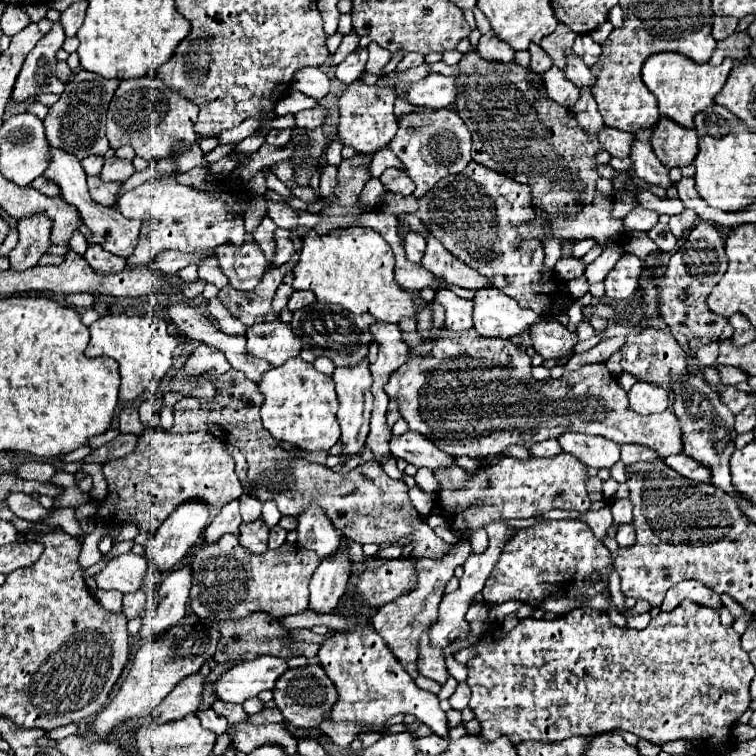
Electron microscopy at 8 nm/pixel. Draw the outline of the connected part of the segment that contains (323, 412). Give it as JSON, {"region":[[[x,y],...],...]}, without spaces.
{"region":[[[294,357],[280,367],[270,367],[260,379],[260,393],[264,397],[260,407],[262,423],[274,439],[308,451],[328,451],[340,439],[340,425],[336,419],[338,399],[334,393],[334,383],[328,375],[316,371],[313,364]]]}

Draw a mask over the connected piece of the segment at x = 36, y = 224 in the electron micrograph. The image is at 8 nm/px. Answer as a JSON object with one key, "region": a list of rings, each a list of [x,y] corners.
{"region":[[[32,213],[18,221],[20,241],[10,253],[12,269],[28,269],[40,261],[50,247],[52,219],[46,213]]]}

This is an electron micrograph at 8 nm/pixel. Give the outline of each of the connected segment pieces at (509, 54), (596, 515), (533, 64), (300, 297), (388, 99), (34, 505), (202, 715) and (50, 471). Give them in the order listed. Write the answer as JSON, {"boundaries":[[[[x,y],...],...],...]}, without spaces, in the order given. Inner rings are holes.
{"boundaries":[[[[488,31],[486,35],[482,35],[476,49],[480,51],[480,55],[484,59],[506,61],[506,63],[514,61],[514,49],[508,47],[508,43],[504,43],[502,39],[498,39],[498,35],[494,31]]],[[[606,503],[600,511],[588,511],[588,513],[584,515],[584,521],[590,525],[590,529],[592,529],[592,533],[594,533],[594,537],[596,537],[598,541],[604,541],[608,527],[614,523],[608,503]]],[[[532,43],[528,51],[530,51],[530,55],[532,55],[532,59],[530,59],[530,69],[532,69],[534,73],[544,73],[546,69],[552,67],[552,59],[548,57],[548,53],[546,53],[540,45]]],[[[294,291],[290,301],[288,301],[288,309],[296,311],[296,309],[300,309],[304,305],[314,303],[314,301],[316,301],[316,295],[312,295],[312,291]]],[[[356,81],[346,87],[340,97],[340,119],[336,125],[336,135],[346,147],[354,147],[360,155],[372,155],[374,151],[386,147],[396,135],[396,115],[394,115],[396,93],[392,87],[368,87],[362,81]]],[[[12,493],[12,495],[8,495],[6,497],[6,505],[8,505],[8,509],[14,515],[18,515],[18,517],[30,521],[30,523],[42,521],[42,519],[46,519],[54,511],[54,509],[42,507],[38,503],[38,499],[34,499],[32,495],[24,495],[24,493]]],[[[204,709],[204,711],[198,711],[196,715],[198,715],[202,727],[214,731],[216,735],[220,735],[220,733],[224,733],[228,729],[228,721],[222,715],[214,713],[214,709]]],[[[28,461],[16,467],[16,473],[22,479],[34,479],[40,483],[52,483],[52,477],[56,475],[56,469],[46,461]]]]}

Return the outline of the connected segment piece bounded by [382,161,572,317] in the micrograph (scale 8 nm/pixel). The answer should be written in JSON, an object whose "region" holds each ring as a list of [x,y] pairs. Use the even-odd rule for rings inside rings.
{"region":[[[470,161],[462,173],[448,175],[448,177],[440,179],[440,183],[436,183],[436,187],[432,187],[420,199],[416,199],[414,195],[386,193],[382,211],[386,211],[386,213],[406,213],[406,211],[414,213],[424,223],[428,233],[434,235],[456,259],[460,259],[462,263],[466,263],[468,267],[472,267],[474,271],[484,275],[492,283],[492,287],[496,287],[498,291],[514,297],[520,303],[520,307],[524,307],[524,309],[532,309],[538,315],[544,315],[548,311],[548,317],[558,317],[558,315],[566,313],[568,307],[572,305],[572,295],[568,293],[566,283],[556,275],[554,269],[544,271],[544,245],[538,239],[526,241],[518,233],[520,225],[536,219],[530,187],[516,183],[514,179],[510,179],[502,173],[496,173],[492,169],[486,169],[484,165]]]}

